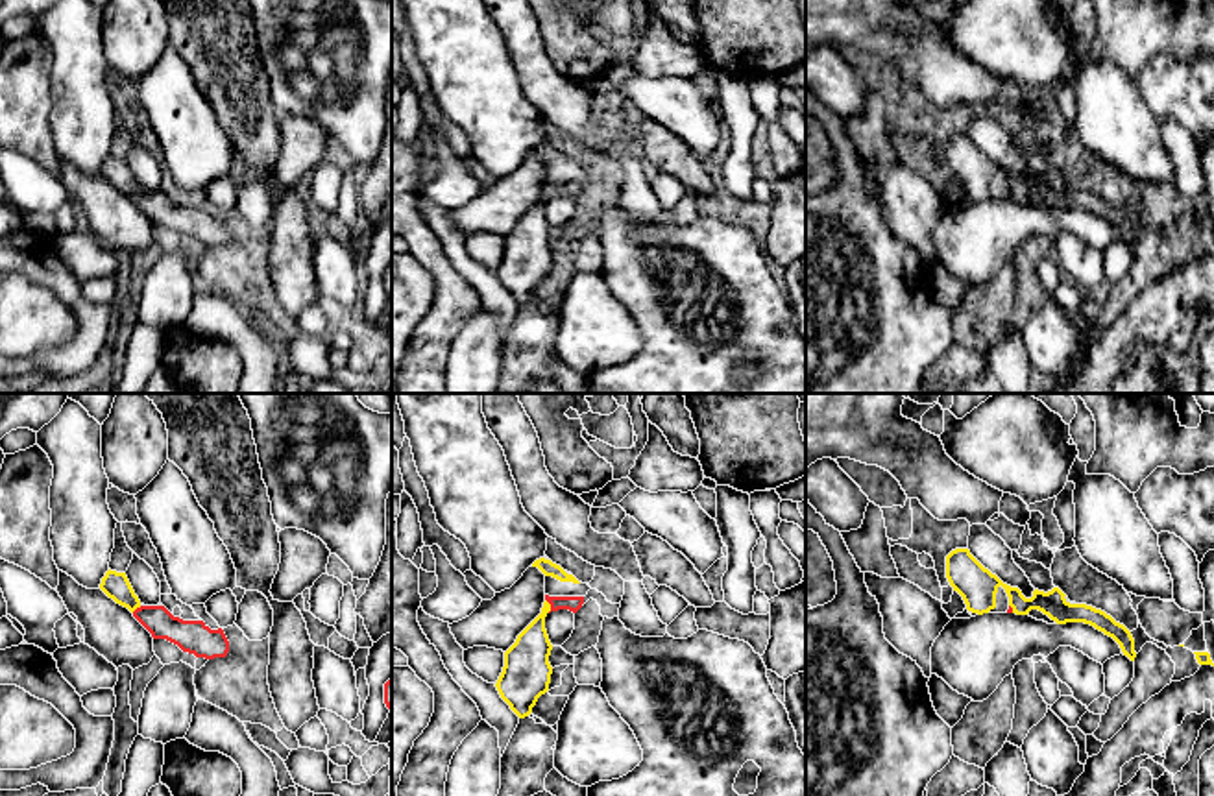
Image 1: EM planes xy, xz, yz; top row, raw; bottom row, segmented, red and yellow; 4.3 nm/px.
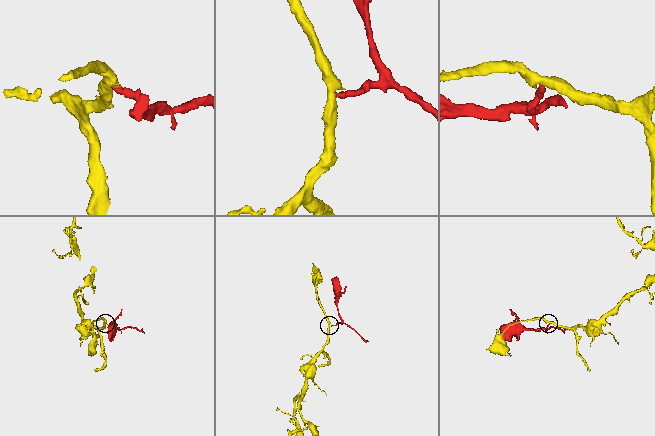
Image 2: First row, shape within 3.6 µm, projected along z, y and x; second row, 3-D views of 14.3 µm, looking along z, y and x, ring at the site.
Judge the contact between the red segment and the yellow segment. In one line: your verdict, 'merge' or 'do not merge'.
merge

